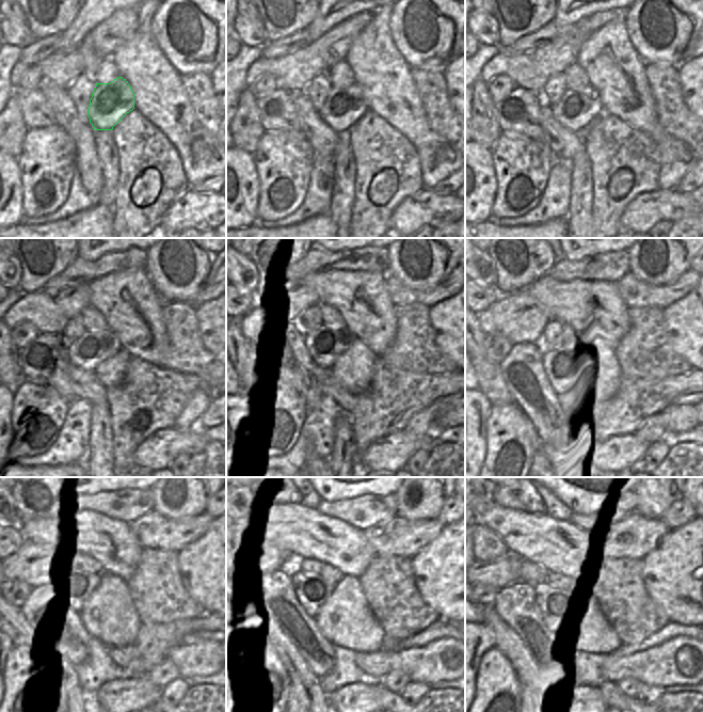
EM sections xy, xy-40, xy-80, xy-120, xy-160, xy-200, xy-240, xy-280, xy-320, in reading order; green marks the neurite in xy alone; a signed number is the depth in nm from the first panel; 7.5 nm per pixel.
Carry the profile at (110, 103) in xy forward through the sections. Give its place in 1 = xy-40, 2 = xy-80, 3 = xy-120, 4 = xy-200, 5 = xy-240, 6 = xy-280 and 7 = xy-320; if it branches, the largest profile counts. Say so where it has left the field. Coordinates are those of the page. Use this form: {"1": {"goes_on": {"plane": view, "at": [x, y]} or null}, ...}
{"1": {"goes_on": {"plane": "xy-40", "at": [344, 107]}}, "2": {"goes_on": {"plane": "xy-80", "at": [577, 109]}}, "3": {"goes_on": {"plane": "xy-120", "at": [94, 347]}}, "4": {"goes_on": {"plane": "xy-200", "at": [557, 349]}}, "5": {"goes_on": {"plane": "xy-240", "at": [77, 585]}}, "6": {"goes_on": {"plane": "xy-280", "at": [313, 588]}}, "7": {"goes_on": {"plane": "xy-320", "at": [550, 592]}}}

